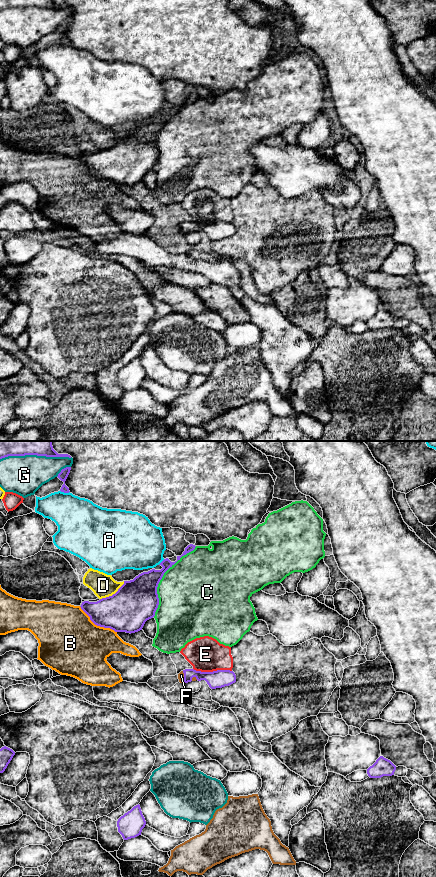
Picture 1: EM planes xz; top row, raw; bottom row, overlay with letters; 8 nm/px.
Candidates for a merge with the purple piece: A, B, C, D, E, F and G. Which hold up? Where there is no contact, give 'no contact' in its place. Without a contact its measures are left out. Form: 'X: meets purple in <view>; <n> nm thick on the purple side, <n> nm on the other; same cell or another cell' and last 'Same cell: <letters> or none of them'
A: meets purple in xz; 70 nm thick on the purple side, 360 nm on the other; another cell
B: meets purple in xz; 320 nm thick on the purple side, 480 nm on the other; another cell
C: meets purple in xz; 320 nm thick on the purple side, 500 nm on the other; another cell
D: meets purple in xz; 360 nm thick on the purple side, 190 nm on the other; another cell
E: meets purple in xz; 140 nm thick on the purple side, 280 nm on the other; another cell
F: meets purple in xz; 140 nm thick on the purple side, 50 nm on the other; same cell
G: meets purple in xz; 240 nm thick on the purple side, 320 nm on the other; another cell
Same cell: F

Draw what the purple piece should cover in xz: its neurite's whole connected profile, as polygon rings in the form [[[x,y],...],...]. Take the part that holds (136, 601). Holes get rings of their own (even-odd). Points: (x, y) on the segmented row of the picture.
[[[168,558],[164,559],[159,565],[163,568],[161,570],[152,569],[148,572],[143,572],[136,576],[133,580],[124,581],[124,584],[112,596],[102,598],[97,602],[84,601],[81,604],[81,609],[90,617],[90,620],[97,626],[110,628],[115,632],[135,633],[142,630],[145,622],[155,616],[155,612],[159,605],[159,598],[157,594],[157,587],[162,579],[164,573],[172,567],[175,562],[171,562]]]

